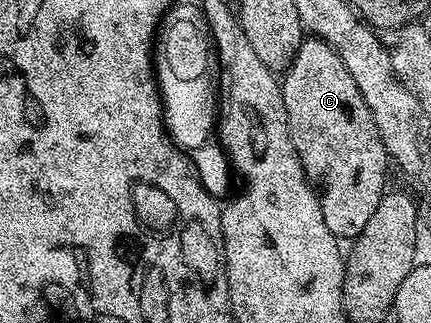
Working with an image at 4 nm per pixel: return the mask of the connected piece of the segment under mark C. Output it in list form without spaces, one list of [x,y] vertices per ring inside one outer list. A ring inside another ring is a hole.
[[[317,37],[303,38],[296,57],[286,68],[280,79],[284,107],[290,107],[292,134],[294,143],[298,143],[300,157],[306,159],[308,179],[316,188],[320,209],[324,213],[324,225],[339,240],[353,240],[361,233],[376,205],[380,204],[382,196],[388,187],[384,177],[384,151],[380,129],[376,129],[376,121],[344,61],[334,51],[330,44]]]

